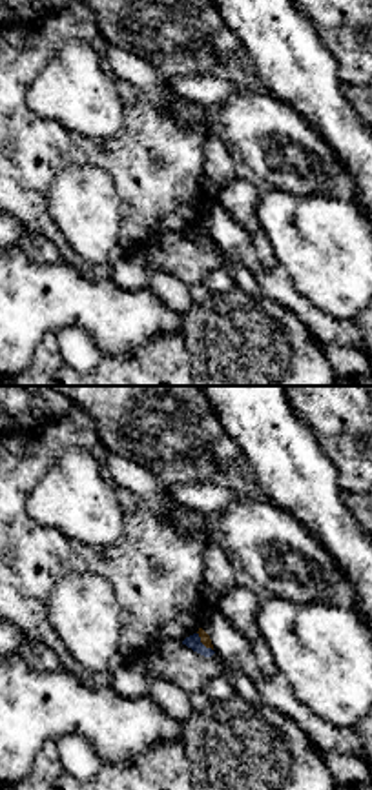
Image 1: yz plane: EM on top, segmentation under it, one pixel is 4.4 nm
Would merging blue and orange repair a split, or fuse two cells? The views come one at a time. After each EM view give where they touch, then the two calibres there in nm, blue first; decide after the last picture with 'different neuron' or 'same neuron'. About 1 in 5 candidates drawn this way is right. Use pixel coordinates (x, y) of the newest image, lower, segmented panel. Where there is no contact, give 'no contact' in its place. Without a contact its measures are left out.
meets blue at (201, 643); 60 nm thick on the blue side, 50 nm on the other

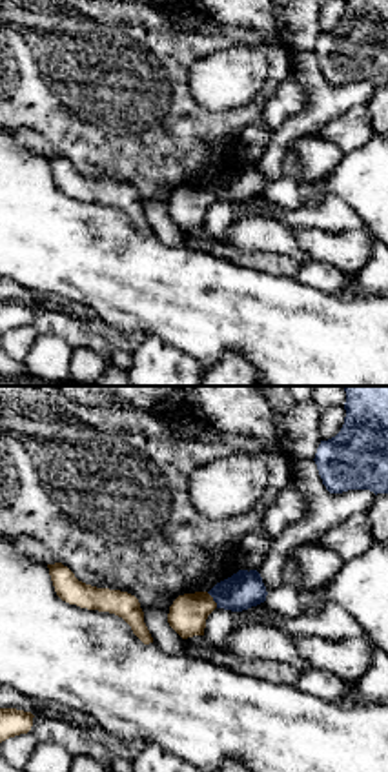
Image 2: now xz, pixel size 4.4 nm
meets blue at (214, 599); 160 nm thick on the blue side, 170 nm on the other

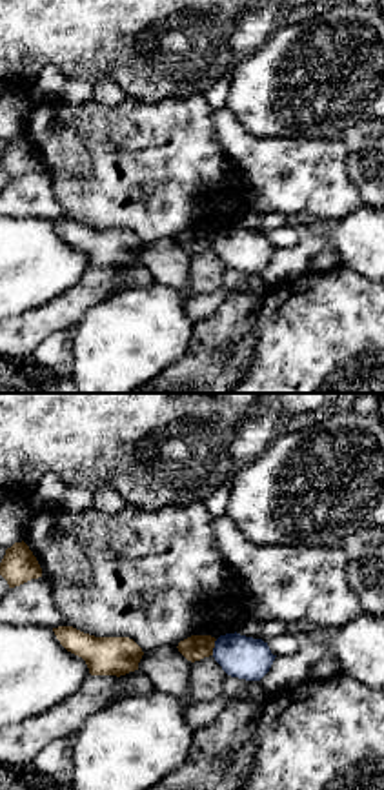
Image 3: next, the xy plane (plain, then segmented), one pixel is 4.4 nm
meets blue at (215, 647); 190 nm thick on the blue side, 110 nm on the other

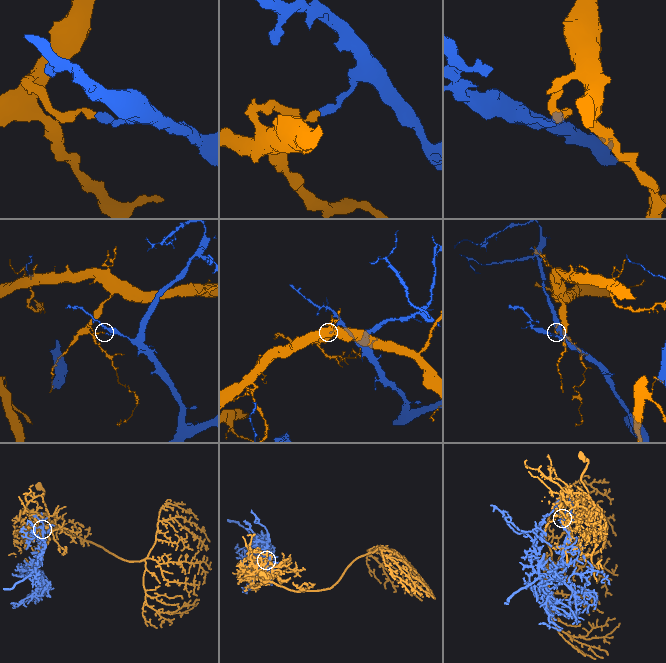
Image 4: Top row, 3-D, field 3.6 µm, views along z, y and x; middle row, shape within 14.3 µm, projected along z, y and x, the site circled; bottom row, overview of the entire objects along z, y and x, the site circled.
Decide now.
different neuron

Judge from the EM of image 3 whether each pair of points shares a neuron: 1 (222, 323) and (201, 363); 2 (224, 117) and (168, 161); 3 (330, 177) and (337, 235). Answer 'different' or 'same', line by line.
1: same
2: different
3: different

